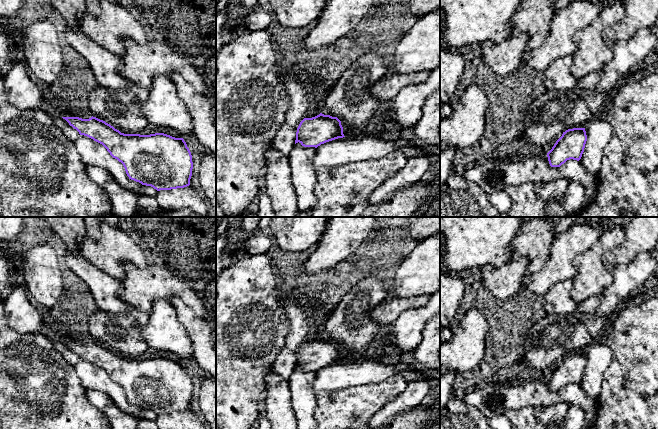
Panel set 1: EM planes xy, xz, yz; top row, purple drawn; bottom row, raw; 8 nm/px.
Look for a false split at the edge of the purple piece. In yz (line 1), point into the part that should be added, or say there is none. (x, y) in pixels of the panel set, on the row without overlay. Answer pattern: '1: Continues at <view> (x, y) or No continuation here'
1: No continuation here

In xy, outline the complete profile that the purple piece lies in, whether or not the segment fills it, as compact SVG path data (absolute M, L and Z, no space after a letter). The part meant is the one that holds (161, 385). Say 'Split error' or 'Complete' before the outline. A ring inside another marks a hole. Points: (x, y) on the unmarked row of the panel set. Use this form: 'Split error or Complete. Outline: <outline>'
Complete. Outline: M62 341L80 359L102 368L121 386L129 403L157 415L190 409L192 379L183 362L164 357L124 358L96 341Z

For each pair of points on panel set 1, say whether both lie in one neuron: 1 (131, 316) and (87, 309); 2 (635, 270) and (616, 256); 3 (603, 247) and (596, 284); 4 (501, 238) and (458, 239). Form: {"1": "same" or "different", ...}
{"1": "same", "2": "different", "3": "same", "4": "same"}

